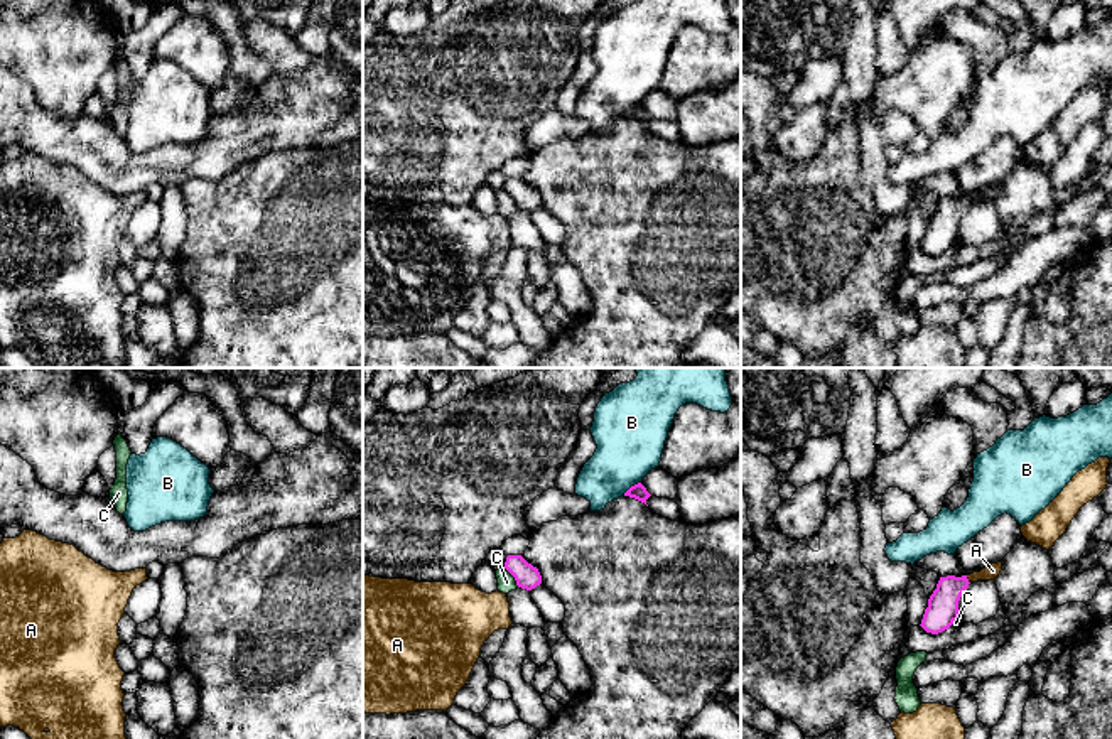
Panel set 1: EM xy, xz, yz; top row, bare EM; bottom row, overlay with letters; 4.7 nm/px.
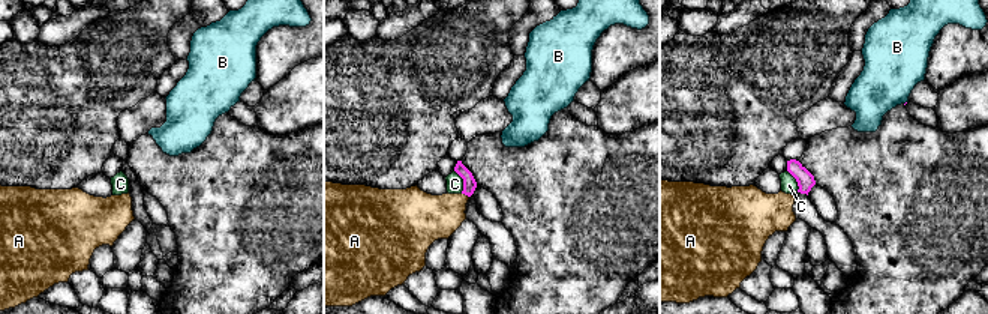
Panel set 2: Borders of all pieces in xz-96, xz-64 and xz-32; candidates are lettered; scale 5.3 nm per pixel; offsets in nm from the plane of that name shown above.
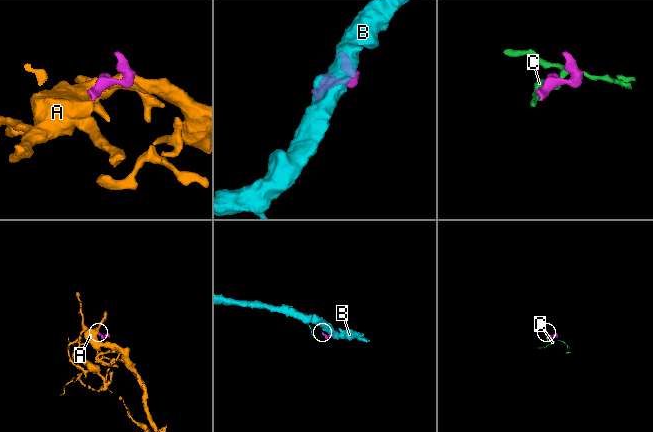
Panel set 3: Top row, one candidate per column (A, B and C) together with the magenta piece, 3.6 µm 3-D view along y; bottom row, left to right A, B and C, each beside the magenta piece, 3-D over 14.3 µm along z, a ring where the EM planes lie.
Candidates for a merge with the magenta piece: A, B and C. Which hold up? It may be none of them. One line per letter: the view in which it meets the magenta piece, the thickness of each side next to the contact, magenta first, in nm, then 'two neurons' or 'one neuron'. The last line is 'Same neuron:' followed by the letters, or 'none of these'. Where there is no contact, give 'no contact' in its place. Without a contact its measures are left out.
A: yz | 150/70 nm | one neuron
B: xz | 80/340 nm | two neurons
C: xz | 120/90 nm | two neurons
Same neuron: A

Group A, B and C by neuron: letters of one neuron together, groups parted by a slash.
A / B / C

